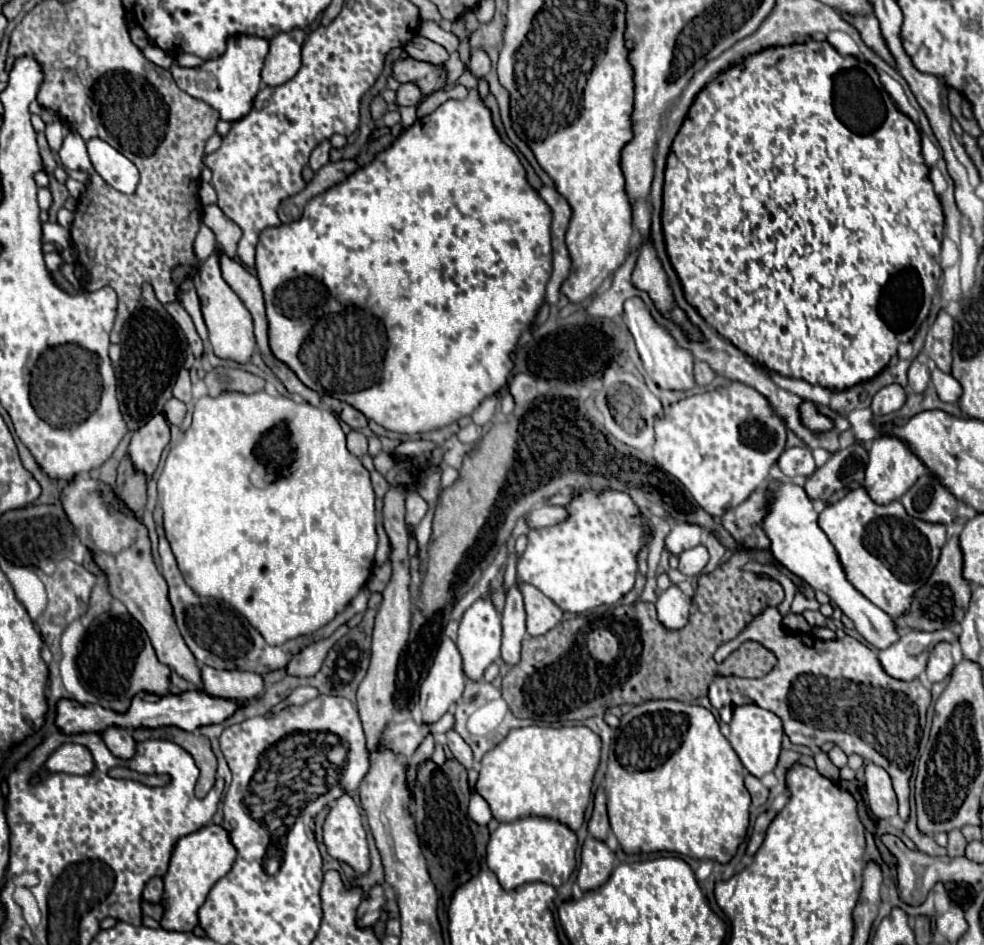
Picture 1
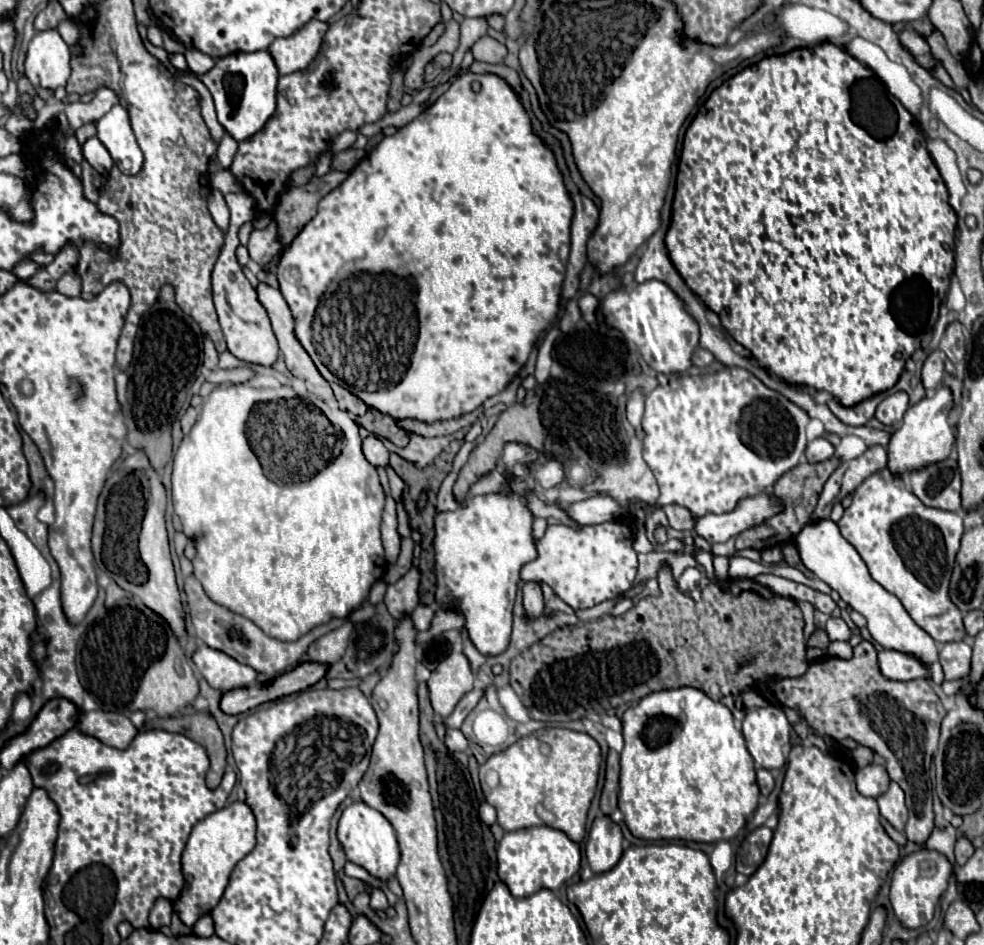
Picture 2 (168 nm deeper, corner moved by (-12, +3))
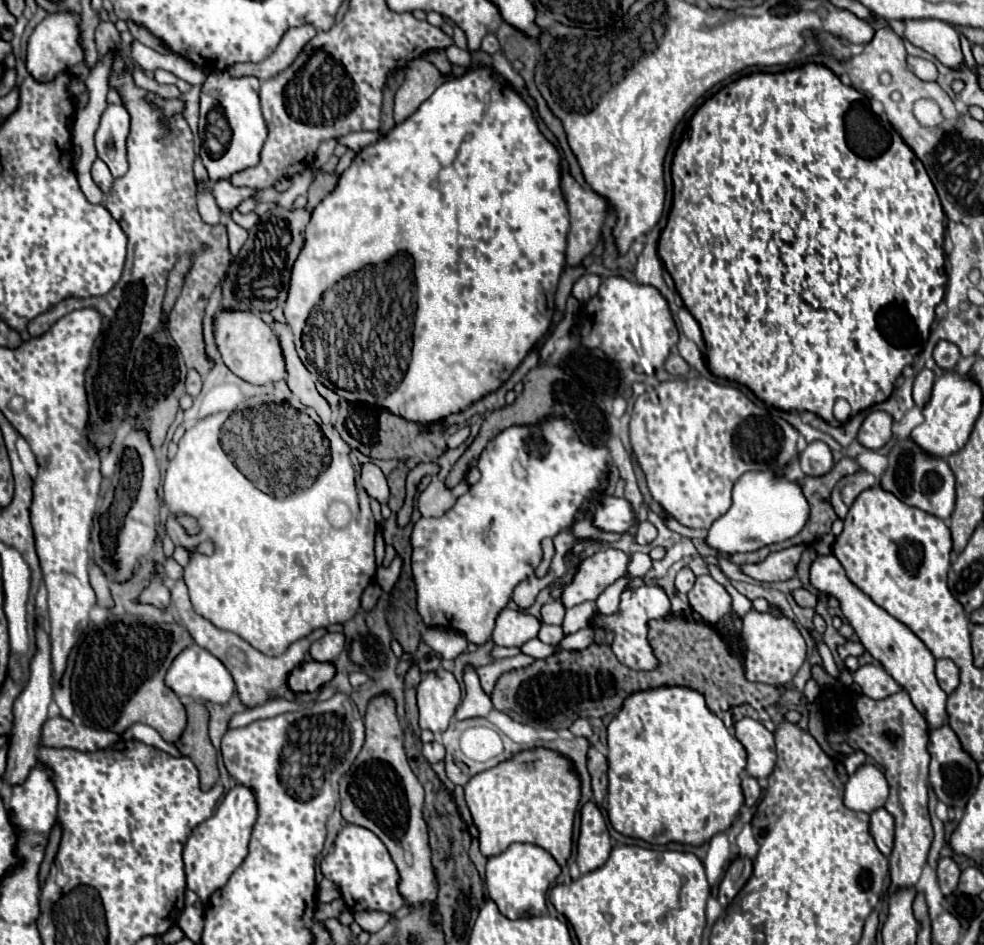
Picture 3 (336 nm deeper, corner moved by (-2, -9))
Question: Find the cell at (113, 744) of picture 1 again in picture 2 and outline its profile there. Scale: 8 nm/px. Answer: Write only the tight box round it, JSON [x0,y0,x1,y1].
[75,711,137,749]

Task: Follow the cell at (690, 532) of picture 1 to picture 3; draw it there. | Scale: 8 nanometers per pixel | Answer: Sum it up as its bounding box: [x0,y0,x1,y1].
[705,471,809,553]

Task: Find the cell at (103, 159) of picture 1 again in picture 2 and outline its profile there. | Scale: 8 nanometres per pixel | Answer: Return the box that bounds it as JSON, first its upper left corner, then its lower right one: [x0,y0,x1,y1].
[97,105,143,175]

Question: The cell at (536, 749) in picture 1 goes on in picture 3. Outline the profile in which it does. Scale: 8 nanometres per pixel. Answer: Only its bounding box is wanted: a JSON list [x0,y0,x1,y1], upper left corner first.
[465,747,581,865]

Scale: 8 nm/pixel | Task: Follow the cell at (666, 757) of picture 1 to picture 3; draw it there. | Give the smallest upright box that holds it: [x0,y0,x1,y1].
[607,687,745,845]

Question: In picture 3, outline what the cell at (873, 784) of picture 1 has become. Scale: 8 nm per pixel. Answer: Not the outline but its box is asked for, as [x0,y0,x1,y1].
[869,809,893,857]

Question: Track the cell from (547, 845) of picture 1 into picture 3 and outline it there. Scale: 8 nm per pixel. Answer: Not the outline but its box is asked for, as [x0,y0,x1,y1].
[485,843,561,919]

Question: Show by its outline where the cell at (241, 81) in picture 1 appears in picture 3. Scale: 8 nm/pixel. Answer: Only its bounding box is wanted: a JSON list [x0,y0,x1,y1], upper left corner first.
[201,71,267,181]

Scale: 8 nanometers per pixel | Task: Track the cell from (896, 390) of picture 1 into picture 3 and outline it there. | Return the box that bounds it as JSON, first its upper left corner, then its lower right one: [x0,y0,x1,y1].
[857,411,893,449]

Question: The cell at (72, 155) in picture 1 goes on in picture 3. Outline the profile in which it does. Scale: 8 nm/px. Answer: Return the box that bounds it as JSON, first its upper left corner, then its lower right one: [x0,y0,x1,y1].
[91,159,113,193]

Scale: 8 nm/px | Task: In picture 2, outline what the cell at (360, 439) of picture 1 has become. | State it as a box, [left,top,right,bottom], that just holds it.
[363,435,389,467]

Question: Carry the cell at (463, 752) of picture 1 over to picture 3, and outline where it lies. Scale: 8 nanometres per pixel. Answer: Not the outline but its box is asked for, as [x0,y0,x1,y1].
[423,741,445,763]

